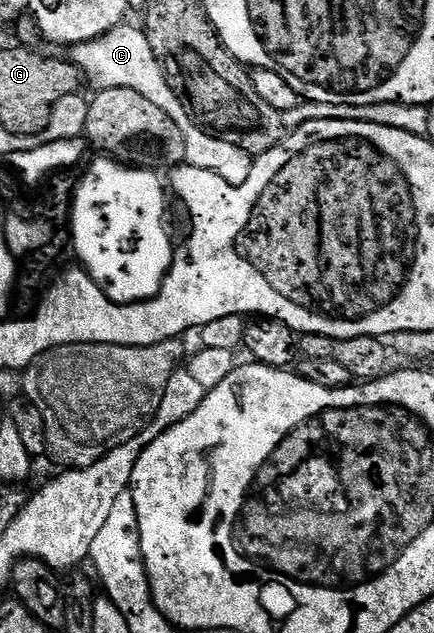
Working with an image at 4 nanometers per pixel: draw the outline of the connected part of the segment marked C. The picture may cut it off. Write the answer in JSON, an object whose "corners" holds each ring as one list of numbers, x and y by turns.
{"corners":[[123,23,108,31,94,41,86,41,69,50,68,60,80,67,83,78,94,80,93,88,99,89,131,89,140,91,144,99,156,103,164,115,168,115,180,127,186,140,186,161,191,165,212,171,220,175,230,185,242,185,254,166,254,157,245,153,240,147,232,147,232,143,224,143,219,137,206,132,184,107,184,103,172,91,166,78,162,64,152,51,152,43,148,43,145,32,131,23]]}

